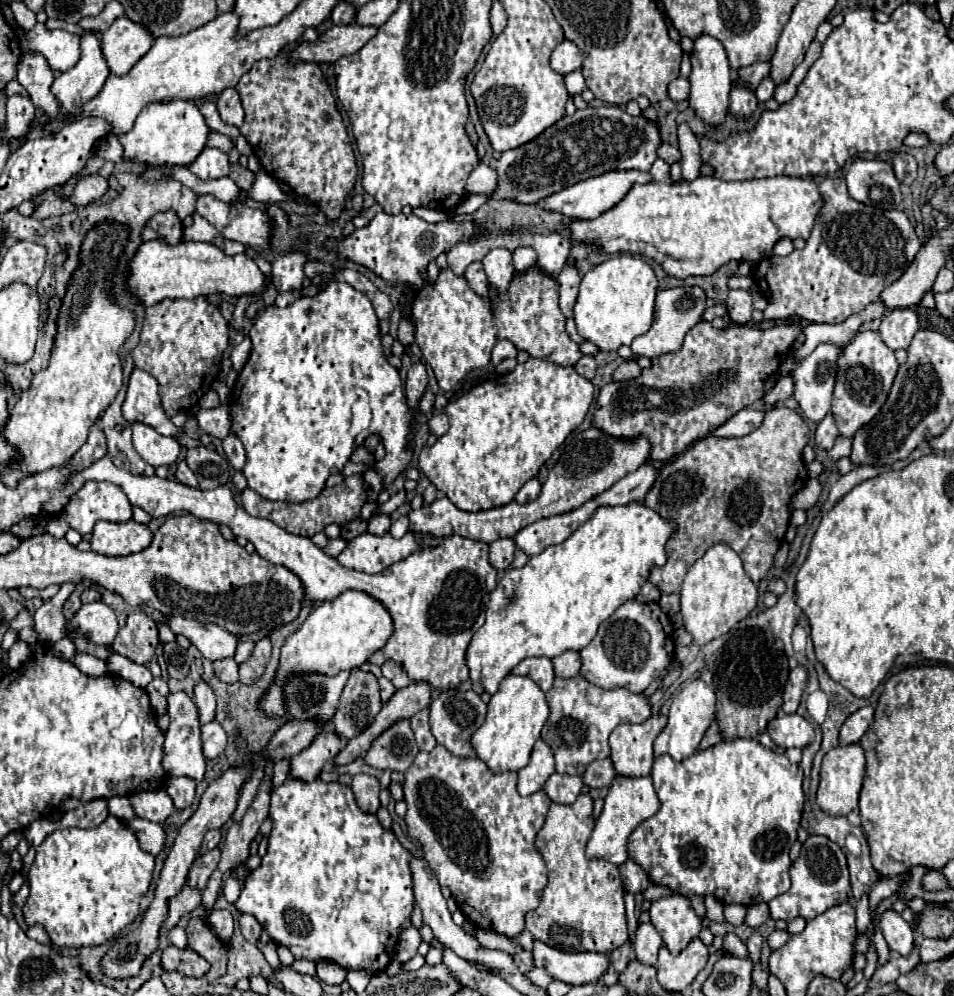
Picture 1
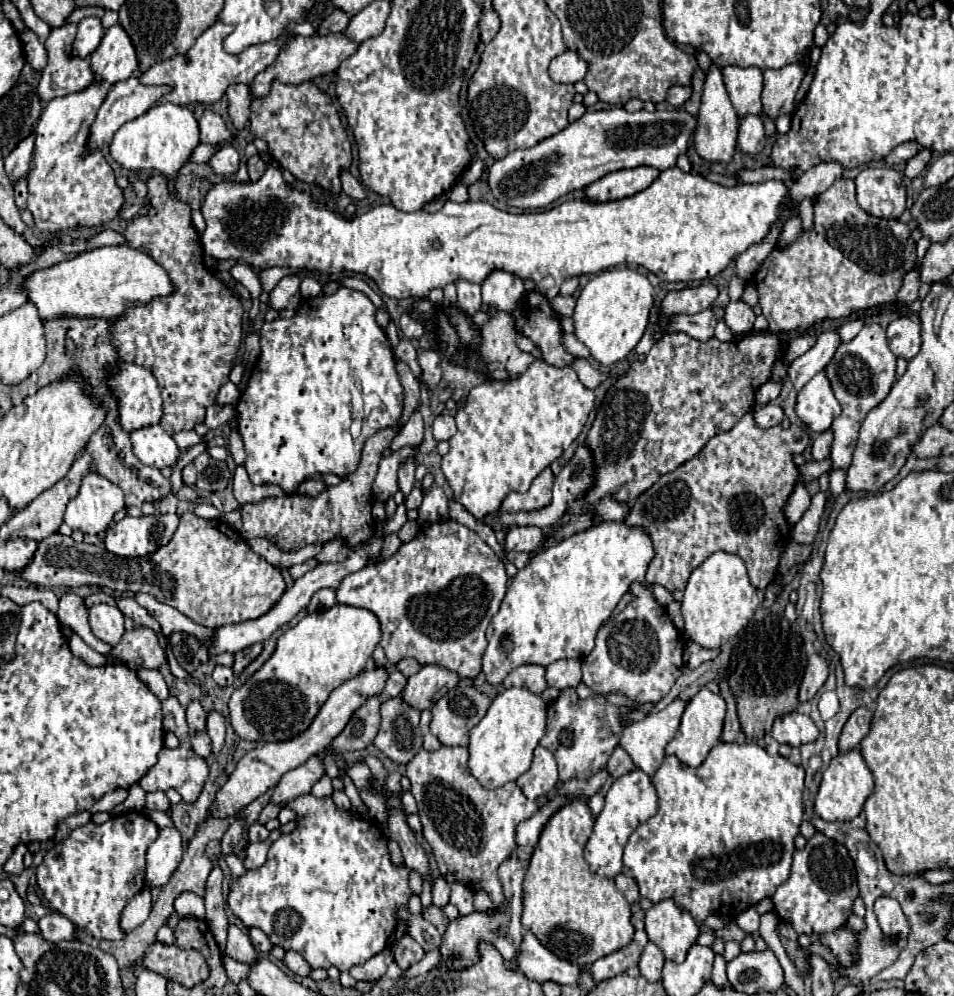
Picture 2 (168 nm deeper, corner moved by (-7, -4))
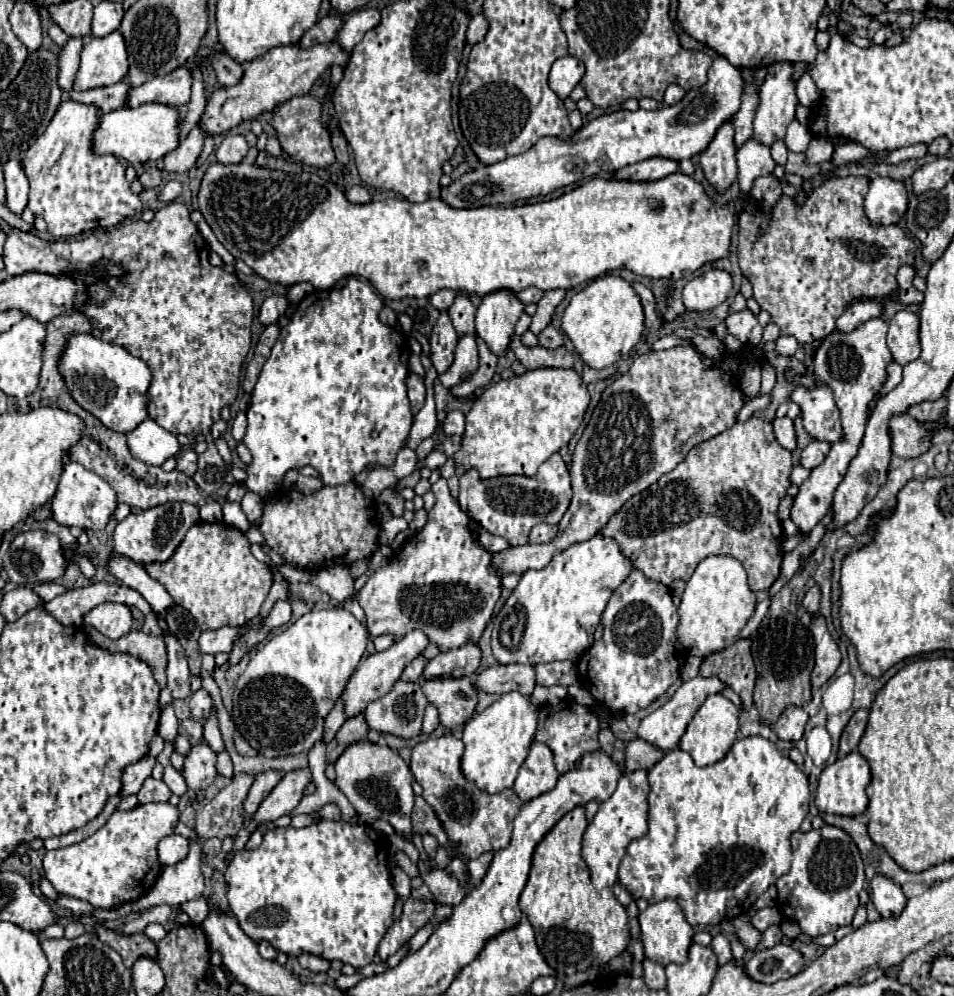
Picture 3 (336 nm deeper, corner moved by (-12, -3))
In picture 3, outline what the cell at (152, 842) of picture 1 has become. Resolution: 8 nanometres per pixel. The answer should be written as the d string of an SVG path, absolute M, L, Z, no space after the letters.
M168 835L158 845L158 861L160 865L176 865L188 855L188 839L182 835Z

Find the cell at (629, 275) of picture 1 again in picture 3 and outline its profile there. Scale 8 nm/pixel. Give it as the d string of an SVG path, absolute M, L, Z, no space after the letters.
M602 275L574 295L562 317L562 327L572 339L582 361L592 369L614 365L622 355L628 355L644 333L644 307L634 287L620 275Z

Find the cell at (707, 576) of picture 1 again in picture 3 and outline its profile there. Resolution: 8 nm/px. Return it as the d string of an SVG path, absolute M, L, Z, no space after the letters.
M706 557L698 563L690 581L686 583L686 591L682 595L682 603L678 607L680 625L678 625L678 641L698 657L706 657L714 651L722 651L738 639L738 633L754 615L756 595L748 587L748 575L744 565L734 557Z

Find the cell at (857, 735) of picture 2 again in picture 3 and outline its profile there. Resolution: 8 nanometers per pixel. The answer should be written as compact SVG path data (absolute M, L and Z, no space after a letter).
M858 709L852 719L848 721L848 725L844 727L842 731L842 737L840 737L840 751L838 755L844 757L848 755L850 751L854 751L866 731L866 725L868 725L868 711L866 709Z

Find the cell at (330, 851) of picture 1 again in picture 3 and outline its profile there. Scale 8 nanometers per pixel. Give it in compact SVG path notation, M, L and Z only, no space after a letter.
M320 819L304 829L270 829L258 849L238 851L226 869L228 903L242 931L254 941L266 939L286 955L310 953L326 961L342 961L354 969L372 963L382 937L392 925L396 891L390 875L386 837L368 825Z

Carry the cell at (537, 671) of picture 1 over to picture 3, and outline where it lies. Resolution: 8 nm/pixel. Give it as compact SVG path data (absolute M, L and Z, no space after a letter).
M494 665L476 677L476 687L488 693L510 693L520 691L532 695L536 687L534 665Z

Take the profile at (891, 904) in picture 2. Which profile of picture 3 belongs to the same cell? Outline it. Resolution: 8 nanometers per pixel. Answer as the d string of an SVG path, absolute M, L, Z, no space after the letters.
M876 875L872 879L872 903L876 905L882 917L898 917L906 905L906 897L892 879L884 875Z

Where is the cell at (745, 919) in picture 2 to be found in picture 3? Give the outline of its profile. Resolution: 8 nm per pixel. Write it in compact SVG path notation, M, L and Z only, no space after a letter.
M766 907L766 909L760 909L754 919L752 919L752 925L758 929L758 931L766 931L770 925L774 923L780 923L782 921L782 915L776 907Z

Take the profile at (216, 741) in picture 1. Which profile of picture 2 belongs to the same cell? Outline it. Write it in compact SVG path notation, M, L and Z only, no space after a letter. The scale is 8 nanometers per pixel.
M205 730L191 734L191 744L193 744L193 750L195 750L199 756L211 758L211 740L209 740L209 734L207 734Z

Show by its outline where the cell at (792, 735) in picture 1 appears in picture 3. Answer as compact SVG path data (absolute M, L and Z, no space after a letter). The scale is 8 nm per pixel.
M788 707L776 721L774 731L782 741L796 743L804 735L806 723L808 723L808 713L802 707Z

